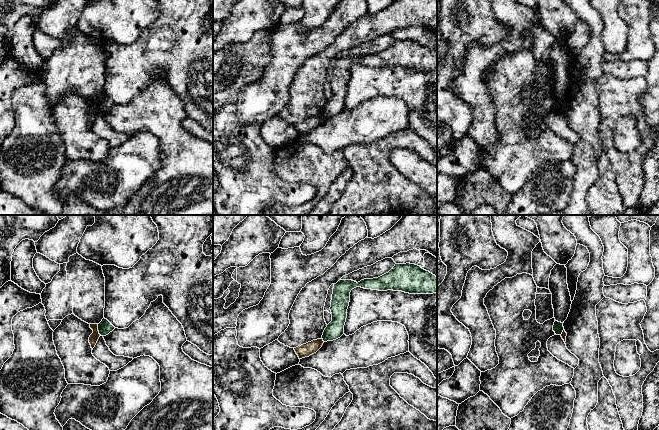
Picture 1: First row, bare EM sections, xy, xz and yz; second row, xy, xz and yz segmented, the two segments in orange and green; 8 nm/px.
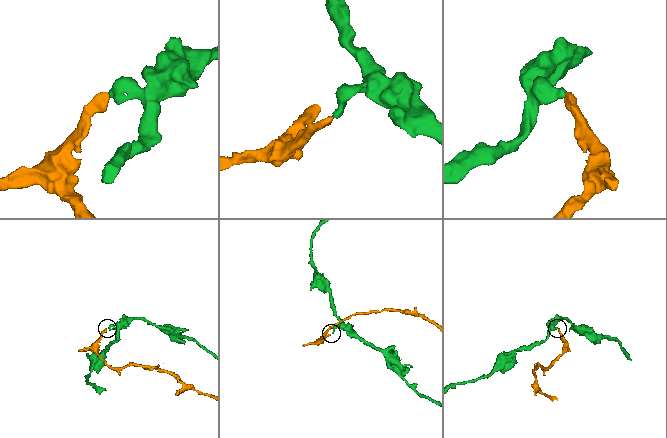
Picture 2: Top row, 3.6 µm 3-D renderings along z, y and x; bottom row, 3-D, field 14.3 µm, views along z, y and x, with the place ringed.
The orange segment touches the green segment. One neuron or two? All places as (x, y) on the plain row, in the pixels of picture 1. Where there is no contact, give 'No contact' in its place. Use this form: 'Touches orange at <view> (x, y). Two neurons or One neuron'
Touches orange at xy (97, 105). Two neurons

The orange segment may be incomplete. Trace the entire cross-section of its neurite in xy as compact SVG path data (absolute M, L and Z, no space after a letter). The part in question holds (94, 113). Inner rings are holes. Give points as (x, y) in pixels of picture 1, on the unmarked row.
M90 100L90 104L93 106L93 109L89 113L89 119L93 126L93 124L95 123L95 121L100 113L100 110L98 107L98 100Z

